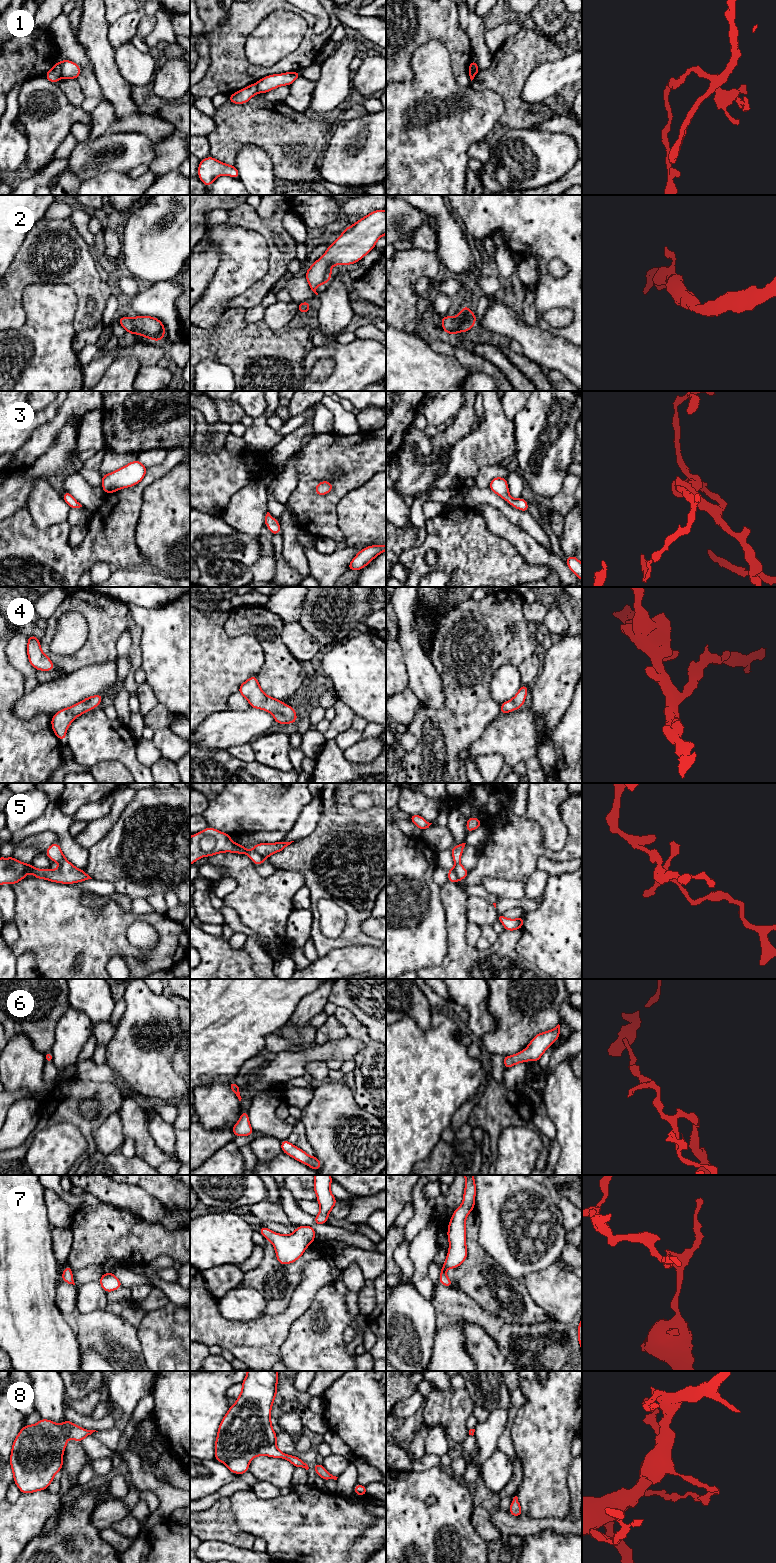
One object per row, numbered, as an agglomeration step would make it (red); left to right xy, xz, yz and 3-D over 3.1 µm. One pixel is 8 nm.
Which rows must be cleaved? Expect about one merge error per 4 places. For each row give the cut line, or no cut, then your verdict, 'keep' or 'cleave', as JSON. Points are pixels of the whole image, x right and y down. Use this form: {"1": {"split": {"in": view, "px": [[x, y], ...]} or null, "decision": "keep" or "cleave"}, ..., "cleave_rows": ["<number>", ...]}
{"1": {"split": {"in": "xy", "px": [[59, 62], [61, 76]]}, "decision": "cleave"}, "2": {"split": null, "decision": "keep"}, "3": {"split": null, "decision": "keep"}, "4": {"split": null, "decision": "keep"}, "5": {"split": {"in": "xz", "px": [[252, 850], [265, 858]]}, "decision": "cleave"}, "6": {"split": null, "decision": "keep"}, "7": {"split": null, "decision": "keep"}, "8": {"split": null, "decision": "keep"}, "cleave_rows": ["1", "5"]}

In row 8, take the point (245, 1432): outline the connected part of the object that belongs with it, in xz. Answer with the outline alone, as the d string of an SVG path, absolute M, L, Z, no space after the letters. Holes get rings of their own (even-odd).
M247 1371L241 1394L220 1422L214 1459L224 1463L232 1473L249 1472L250 1461L261 1455L282 1458L295 1468L309 1469L303 1460L284 1454L276 1446L271 1407L278 1379L277 1371Z

